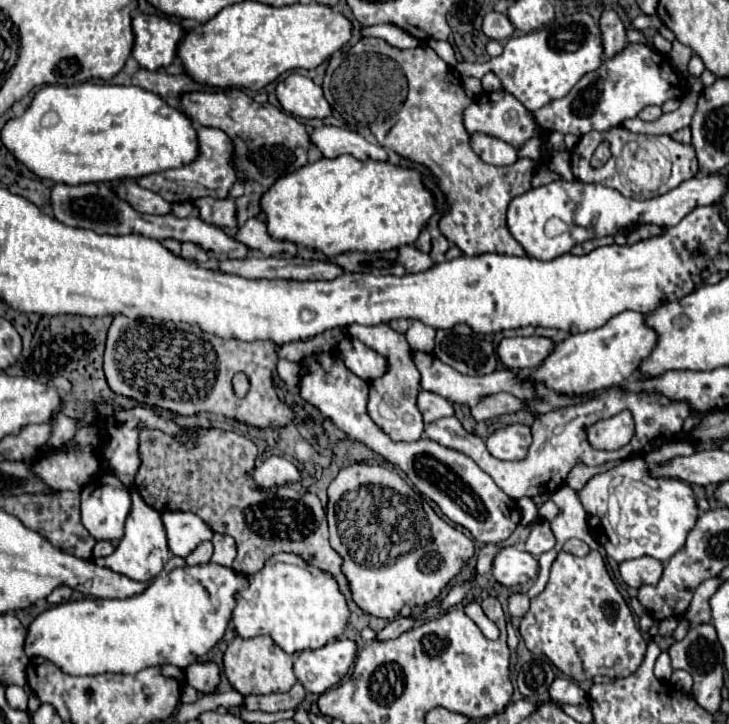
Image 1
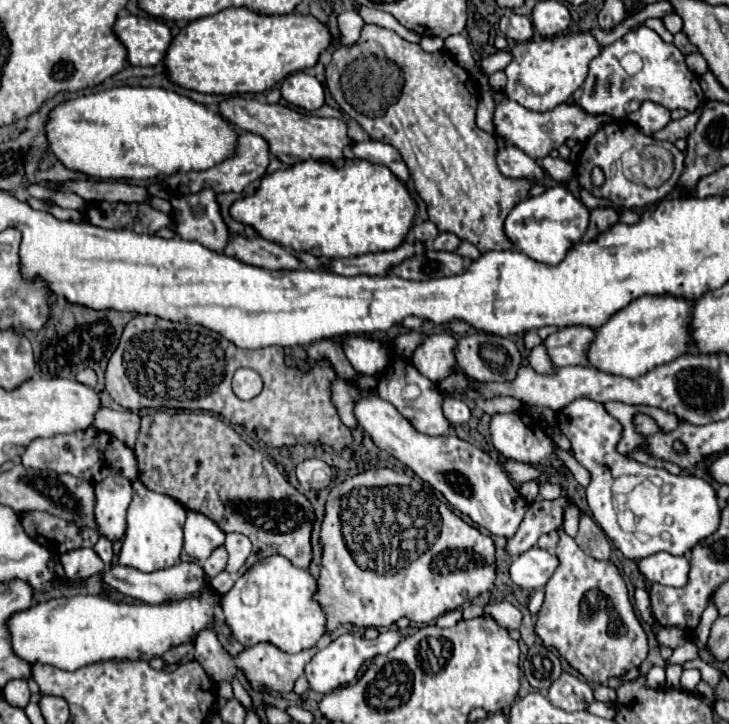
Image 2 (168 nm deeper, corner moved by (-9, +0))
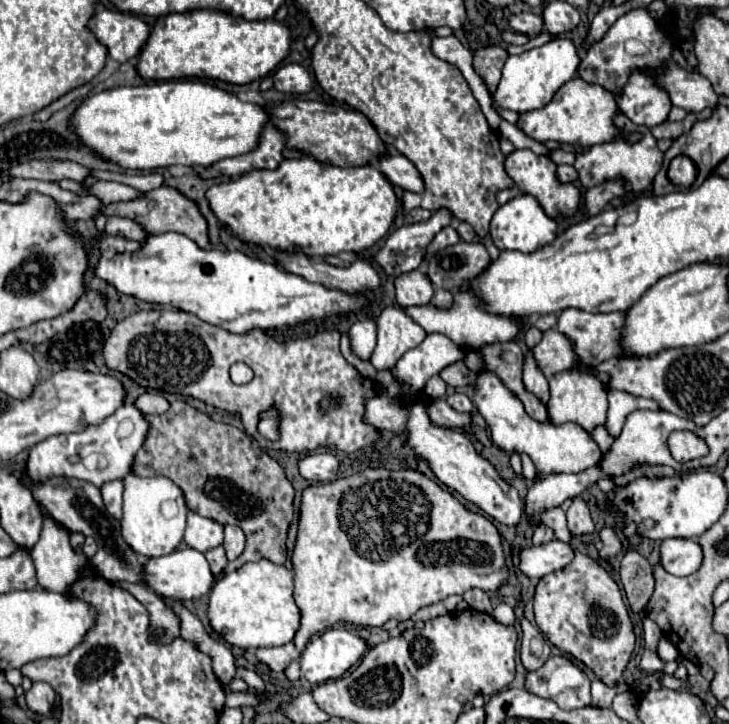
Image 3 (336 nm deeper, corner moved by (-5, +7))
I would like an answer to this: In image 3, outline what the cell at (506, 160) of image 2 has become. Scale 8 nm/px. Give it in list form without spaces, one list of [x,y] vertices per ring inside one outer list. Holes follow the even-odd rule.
[[[514,150],[512,154],[506,156],[506,172],[514,180],[514,184],[520,188],[520,192],[534,196],[542,208],[546,210],[548,216],[560,218],[560,216],[570,216],[578,210],[580,204],[580,192],[574,184],[562,184],[556,178],[556,164],[548,156],[538,156],[532,150]]]

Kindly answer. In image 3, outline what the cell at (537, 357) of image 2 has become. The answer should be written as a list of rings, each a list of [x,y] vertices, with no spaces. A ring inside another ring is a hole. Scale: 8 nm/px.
[[[556,328],[546,330],[542,334],[542,340],[530,352],[546,378],[552,378],[556,372],[570,370],[578,364],[578,356],[572,350],[572,342]]]

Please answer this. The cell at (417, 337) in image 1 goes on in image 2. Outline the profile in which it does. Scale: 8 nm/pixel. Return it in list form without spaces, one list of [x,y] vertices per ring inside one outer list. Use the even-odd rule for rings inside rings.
[[[430,335],[416,349],[412,365],[430,381],[440,383],[456,367],[456,337],[454,335]]]

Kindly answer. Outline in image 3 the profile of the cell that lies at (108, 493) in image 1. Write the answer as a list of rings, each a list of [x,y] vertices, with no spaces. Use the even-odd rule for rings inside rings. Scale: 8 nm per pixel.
[[[112,480],[108,484],[102,484],[100,490],[102,490],[102,498],[104,498],[104,504],[106,504],[106,510],[116,520],[120,520],[122,518],[122,492],[124,492],[122,480]]]

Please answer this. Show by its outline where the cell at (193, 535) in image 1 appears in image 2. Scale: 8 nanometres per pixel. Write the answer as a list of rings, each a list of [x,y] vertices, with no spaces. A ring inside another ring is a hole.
[[[196,511],[188,513],[184,525],[184,551],[192,559],[202,563],[212,555],[214,549],[224,545],[224,539],[224,531],[220,531],[220,527],[212,519]]]

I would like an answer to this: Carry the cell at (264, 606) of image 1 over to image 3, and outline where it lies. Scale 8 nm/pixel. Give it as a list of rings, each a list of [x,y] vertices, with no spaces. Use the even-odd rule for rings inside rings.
[[[270,560],[248,562],[242,568],[226,574],[214,584],[210,592],[210,602],[208,602],[210,624],[216,634],[220,634],[228,644],[238,646],[238,648],[262,648],[262,646],[288,644],[300,628],[300,608],[294,602],[292,590],[294,590],[294,576],[290,568],[272,564]]]

